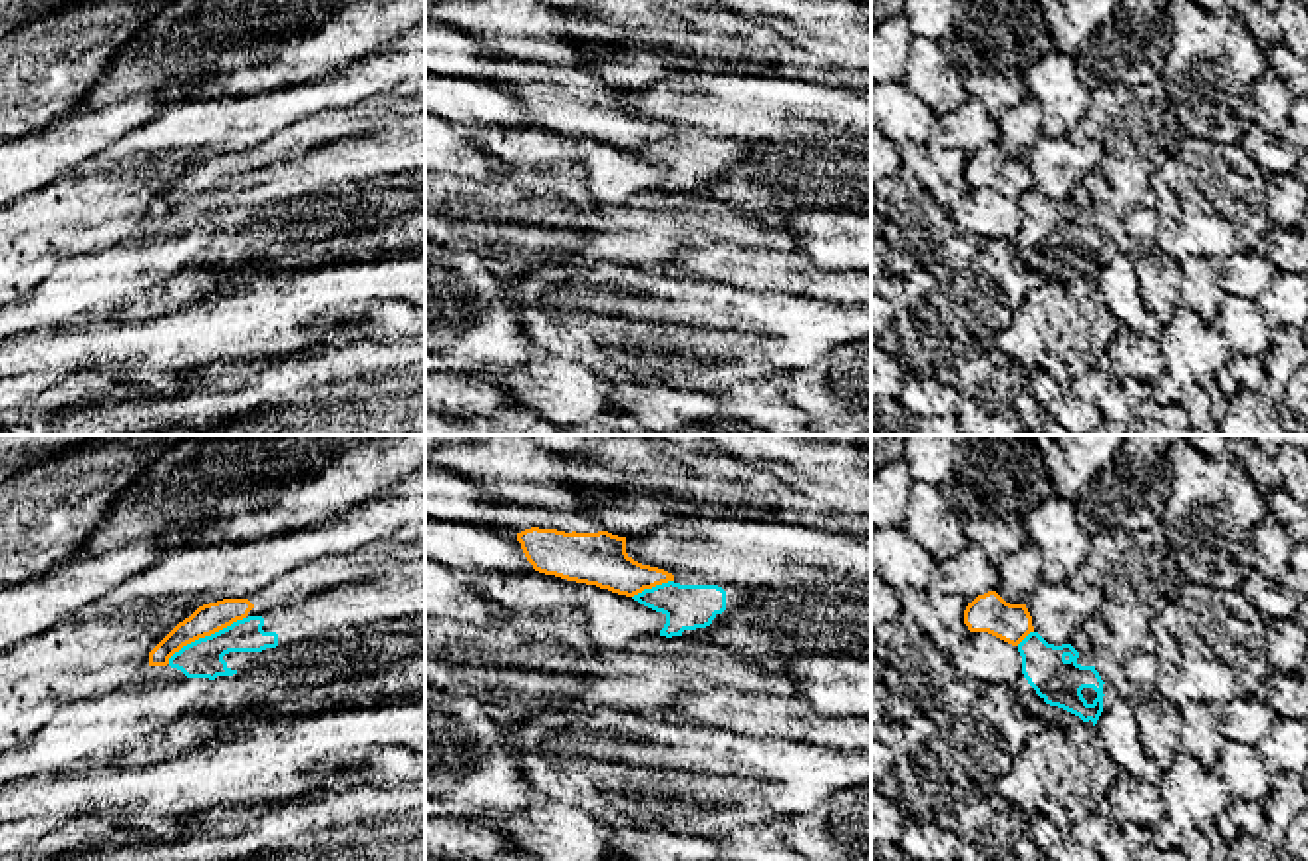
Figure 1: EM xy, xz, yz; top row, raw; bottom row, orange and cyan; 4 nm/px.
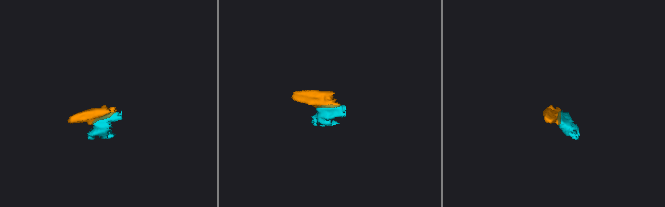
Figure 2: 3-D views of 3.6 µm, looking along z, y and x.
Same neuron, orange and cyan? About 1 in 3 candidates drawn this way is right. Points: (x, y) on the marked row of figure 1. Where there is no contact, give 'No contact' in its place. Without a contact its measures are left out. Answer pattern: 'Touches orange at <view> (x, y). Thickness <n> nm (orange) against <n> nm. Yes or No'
Touches orange at xy (205, 635). Thickness 120 nm (orange) against 160 nm. No

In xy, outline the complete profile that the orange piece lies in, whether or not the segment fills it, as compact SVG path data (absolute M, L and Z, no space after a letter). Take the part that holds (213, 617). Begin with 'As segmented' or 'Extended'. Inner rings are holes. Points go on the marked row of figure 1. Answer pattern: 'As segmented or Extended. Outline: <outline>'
Extended. Outline: M425 521L402 525L392 537L354 551L318 557L245 599L223 599L199 606L149 652L149 666L167 666L169 658L183 646L211 636L237 620L258 616L284 604L298 604L334 585L394 573L400 565L421 559L425 559Z

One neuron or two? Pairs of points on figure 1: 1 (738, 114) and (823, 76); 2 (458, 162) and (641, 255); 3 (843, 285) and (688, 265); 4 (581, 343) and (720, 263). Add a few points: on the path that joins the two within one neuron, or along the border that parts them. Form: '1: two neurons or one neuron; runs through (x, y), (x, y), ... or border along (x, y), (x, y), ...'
1: two neurons; border along (764, 72), (776, 78), (800, 78), (827, 86)
2: two neurons; border along (448, 173), (497, 181)
3: one neuron; runs through (806, 281), (790, 273), (726, 265)
4: two neurons; border along (712, 281), (758, 293)

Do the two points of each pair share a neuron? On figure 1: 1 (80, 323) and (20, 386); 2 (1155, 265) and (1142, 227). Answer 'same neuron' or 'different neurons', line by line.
1: same neuron
2: same neuron

